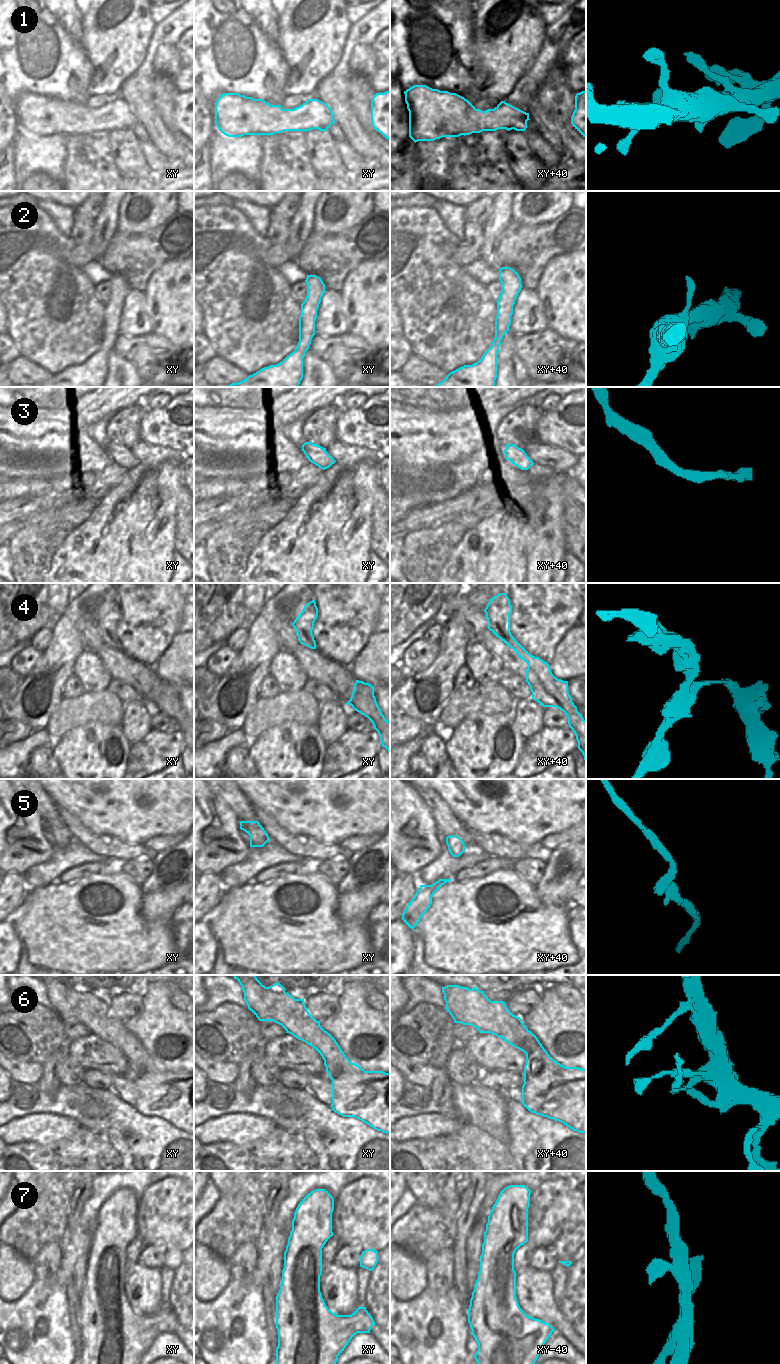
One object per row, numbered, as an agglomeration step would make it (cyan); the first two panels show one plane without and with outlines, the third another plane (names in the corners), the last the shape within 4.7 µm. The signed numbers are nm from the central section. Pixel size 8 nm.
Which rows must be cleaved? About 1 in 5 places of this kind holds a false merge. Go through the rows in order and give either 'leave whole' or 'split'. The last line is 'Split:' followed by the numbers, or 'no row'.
1: leave whole
2: leave whole
3: leave whole
4: leave whole
5: leave whole
6: leave whole
7: leave whole
Split: no row

